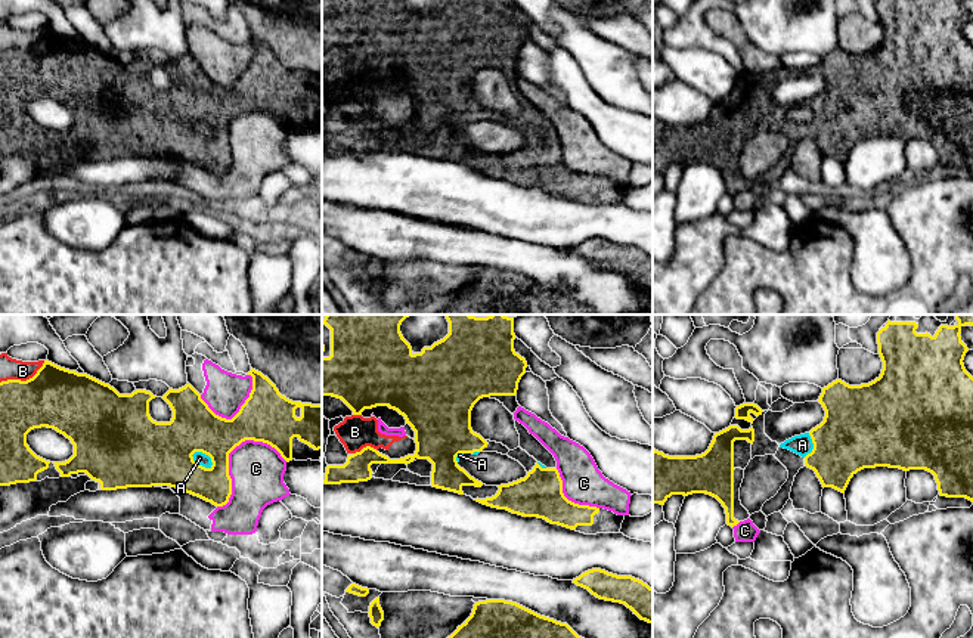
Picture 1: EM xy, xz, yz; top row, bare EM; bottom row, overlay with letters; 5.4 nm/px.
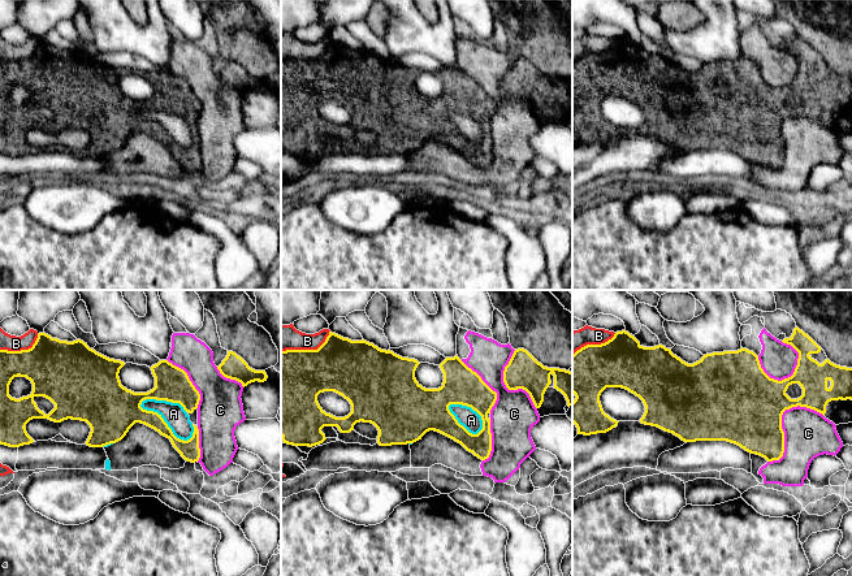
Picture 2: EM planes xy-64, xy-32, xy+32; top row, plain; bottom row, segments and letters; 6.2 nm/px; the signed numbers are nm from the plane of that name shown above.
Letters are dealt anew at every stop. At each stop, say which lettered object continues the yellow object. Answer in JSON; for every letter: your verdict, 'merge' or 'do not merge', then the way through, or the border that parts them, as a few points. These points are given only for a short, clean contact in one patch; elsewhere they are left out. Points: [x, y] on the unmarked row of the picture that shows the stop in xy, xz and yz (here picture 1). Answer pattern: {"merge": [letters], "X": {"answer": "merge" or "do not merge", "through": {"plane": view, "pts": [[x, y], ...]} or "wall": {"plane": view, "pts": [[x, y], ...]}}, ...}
{"merge": [], "A": {"answer": "do not merge"}, "B": {"answer": "do not merge"}, "C": {"answer": "do not merge"}}

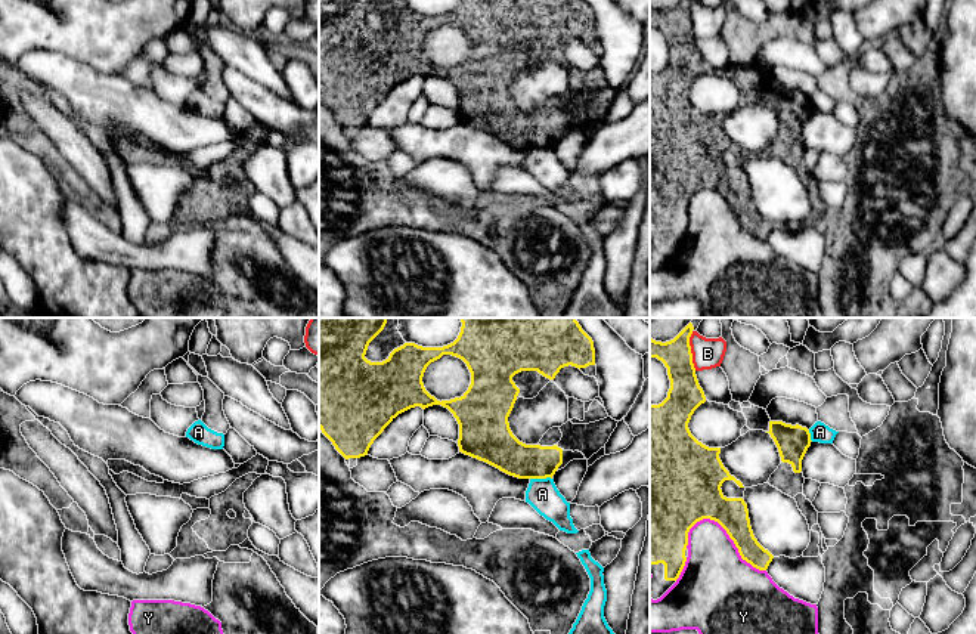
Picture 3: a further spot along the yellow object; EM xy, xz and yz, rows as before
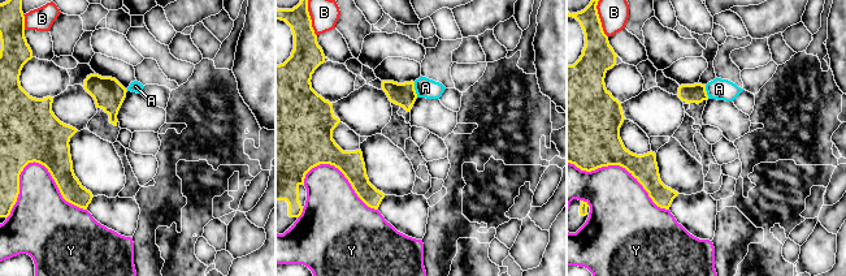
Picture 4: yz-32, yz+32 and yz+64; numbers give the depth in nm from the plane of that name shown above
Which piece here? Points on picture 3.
{"merge": [], "A": {"answer": "do not merge", "wall": {"plane": "xz", "pts": [[551, 147], [530, 148]]}}, "B": {"answer": "do not merge"}, "Y": {"answer": "do not merge"}}

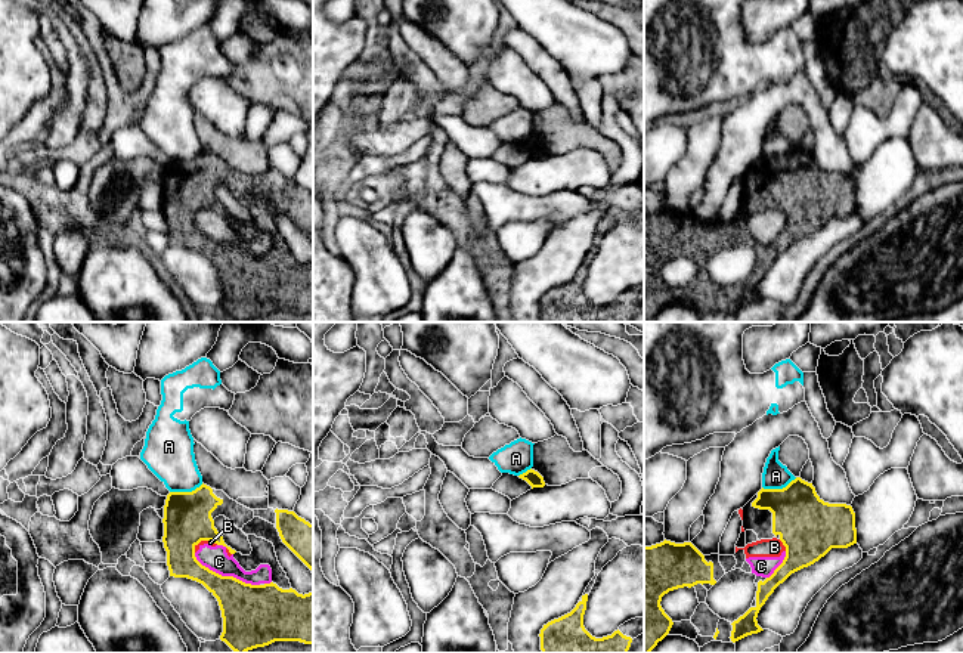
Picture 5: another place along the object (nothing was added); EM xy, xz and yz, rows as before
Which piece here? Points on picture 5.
{"merge": [], "A": {"answer": "do not merge", "wall": {"plane": "yz", "pts": [[796, 146], [782, 157], [762, 157]]}}, "B": {"answer": "do not merge", "wall": {"plane": "yz", "pts": [[779, 209], [786, 219]]}}, "C": {"answer": "do not merge"}}

